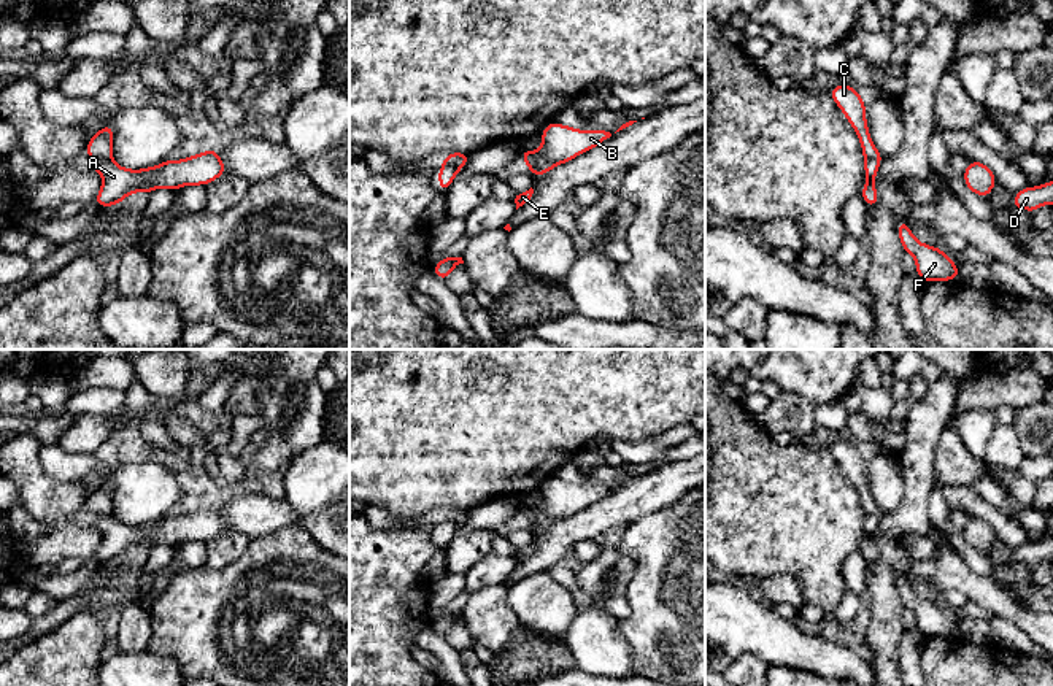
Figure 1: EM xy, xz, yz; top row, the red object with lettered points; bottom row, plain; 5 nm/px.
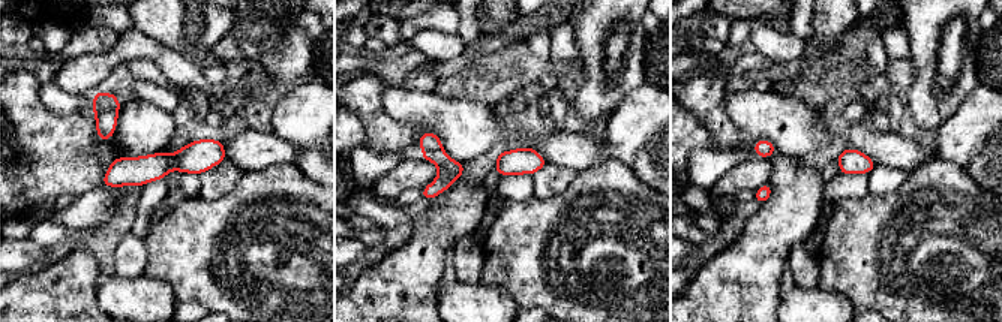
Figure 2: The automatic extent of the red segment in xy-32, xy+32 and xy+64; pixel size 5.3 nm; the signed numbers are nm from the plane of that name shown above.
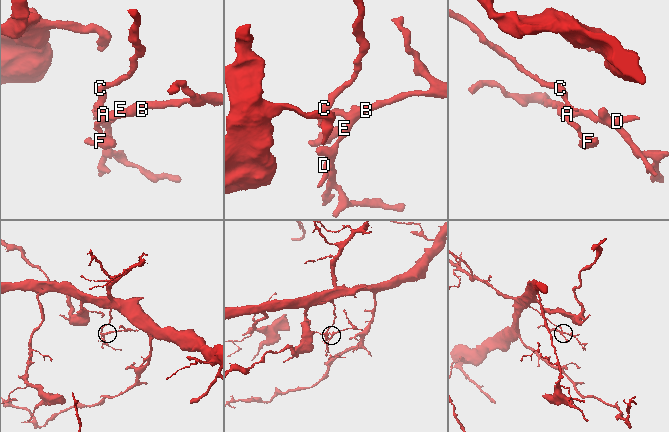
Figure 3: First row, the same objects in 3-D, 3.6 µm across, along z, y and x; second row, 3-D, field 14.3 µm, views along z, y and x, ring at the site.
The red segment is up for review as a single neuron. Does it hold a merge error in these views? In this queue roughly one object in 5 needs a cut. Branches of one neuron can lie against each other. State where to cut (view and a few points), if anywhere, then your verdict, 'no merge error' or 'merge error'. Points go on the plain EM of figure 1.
xy (94, 513), (110, 515) | merge error

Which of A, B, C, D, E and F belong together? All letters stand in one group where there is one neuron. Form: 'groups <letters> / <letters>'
groups A B D E F / C

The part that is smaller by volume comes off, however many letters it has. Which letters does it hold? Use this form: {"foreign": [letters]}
{"foreign": ["A", "B", "D", "E", "F"]}

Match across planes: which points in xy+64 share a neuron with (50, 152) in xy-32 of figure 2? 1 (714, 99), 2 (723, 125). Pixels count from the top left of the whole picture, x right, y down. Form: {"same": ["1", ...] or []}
{"same": ["1", "2"]}

